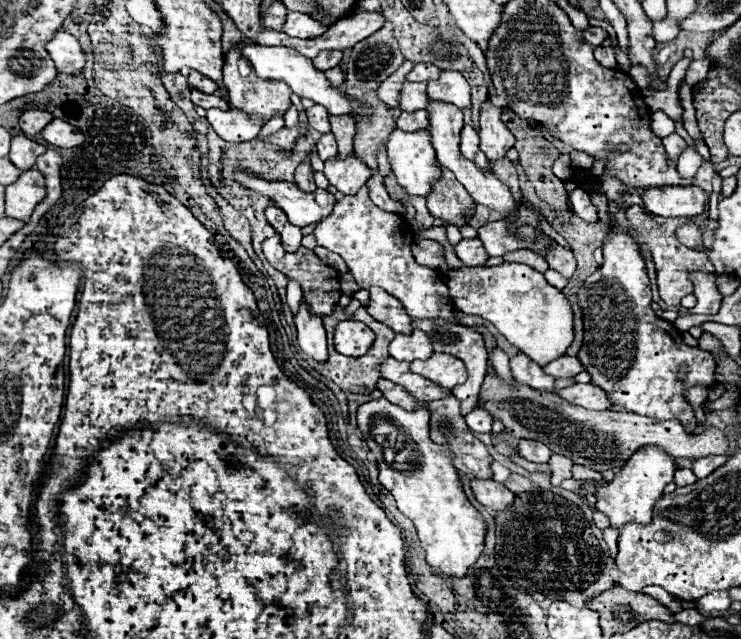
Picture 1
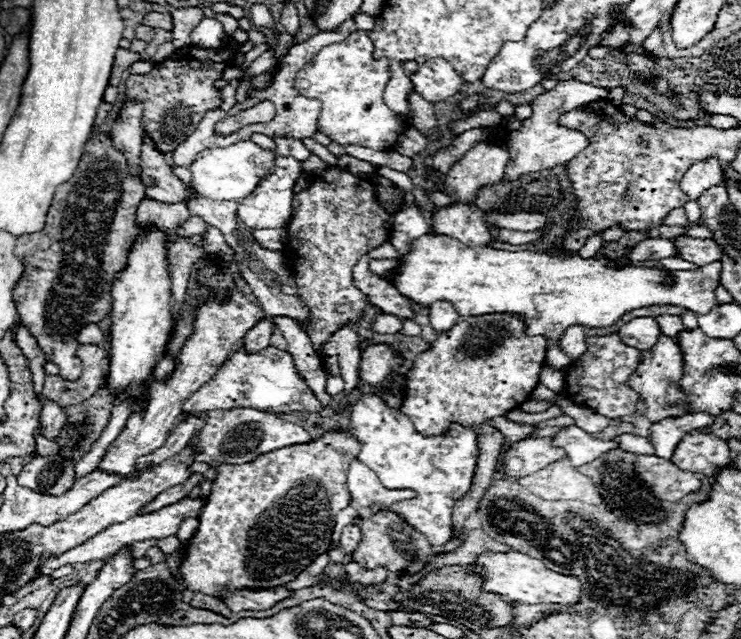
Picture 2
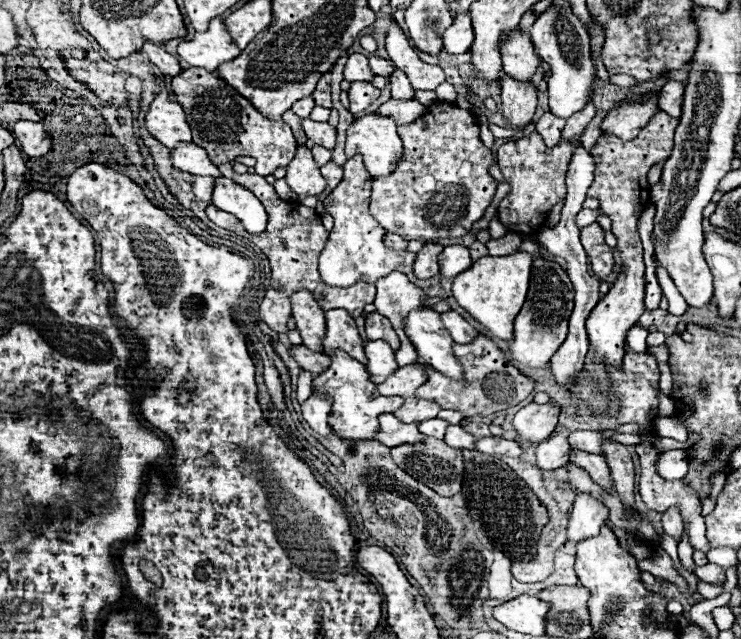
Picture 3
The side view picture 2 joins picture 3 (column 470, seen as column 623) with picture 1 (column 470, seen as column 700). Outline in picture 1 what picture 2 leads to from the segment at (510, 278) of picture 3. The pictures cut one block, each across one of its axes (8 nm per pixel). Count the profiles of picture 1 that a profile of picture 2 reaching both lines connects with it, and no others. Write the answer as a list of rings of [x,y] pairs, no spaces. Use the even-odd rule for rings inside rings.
[[[504,262],[500,266],[466,266],[448,274],[450,298],[464,314],[484,316],[500,334],[536,364],[544,366],[560,358],[574,340],[574,314],[570,300],[544,280],[544,274],[526,264]]]

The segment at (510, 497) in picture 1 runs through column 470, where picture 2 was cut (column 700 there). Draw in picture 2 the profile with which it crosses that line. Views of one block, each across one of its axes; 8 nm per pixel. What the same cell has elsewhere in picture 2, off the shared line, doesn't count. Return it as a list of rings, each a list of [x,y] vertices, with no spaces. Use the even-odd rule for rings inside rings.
[[[638,456],[636,472],[640,480],[650,484],[650,490],[658,500],[678,502],[690,492],[698,492],[702,486],[696,474],[680,470],[676,464],[658,456]]]

